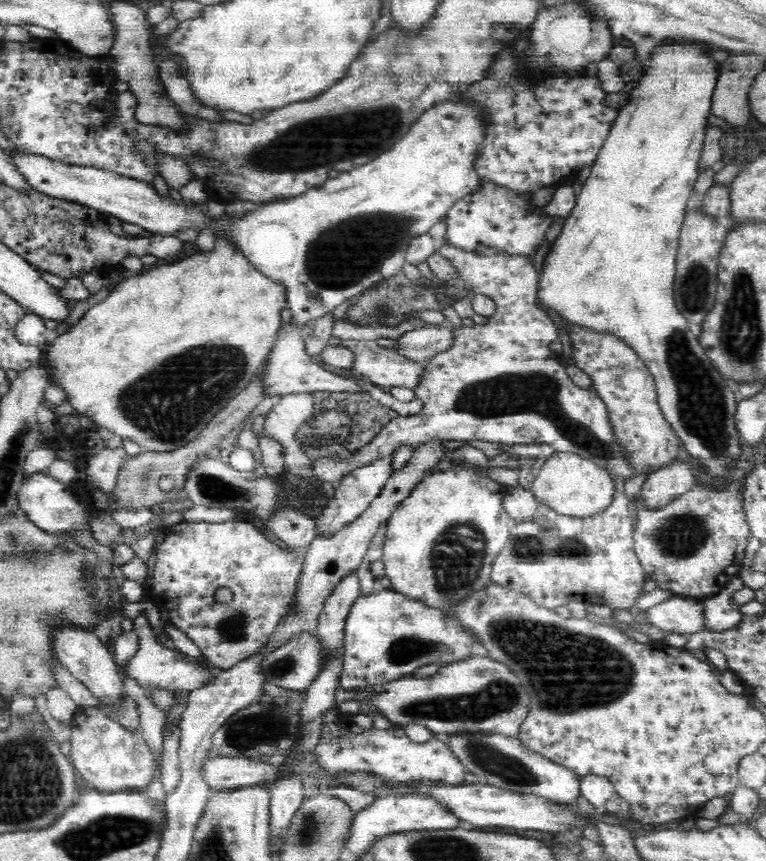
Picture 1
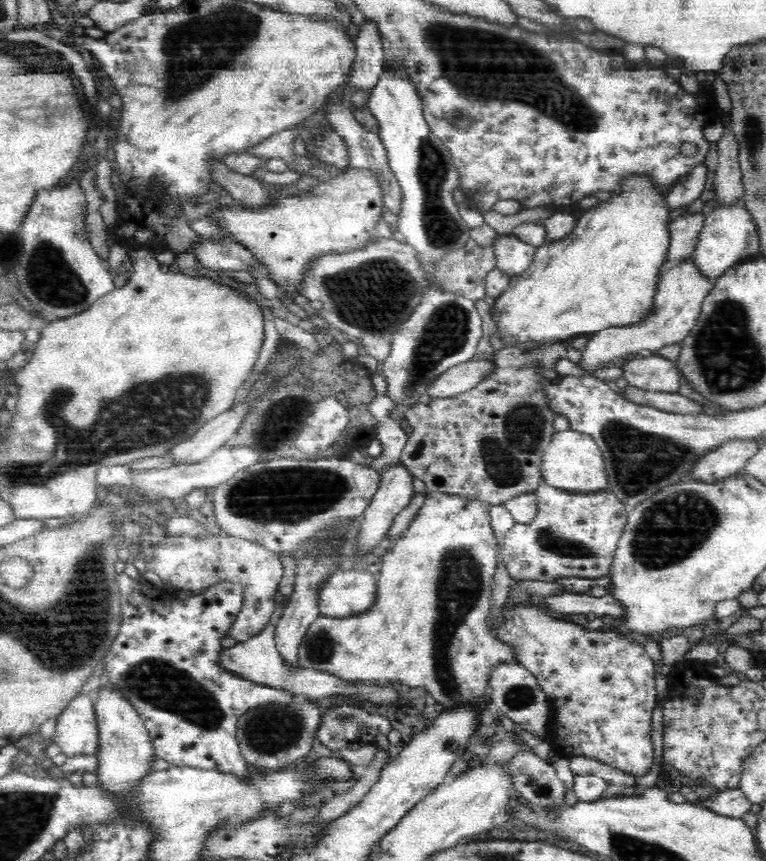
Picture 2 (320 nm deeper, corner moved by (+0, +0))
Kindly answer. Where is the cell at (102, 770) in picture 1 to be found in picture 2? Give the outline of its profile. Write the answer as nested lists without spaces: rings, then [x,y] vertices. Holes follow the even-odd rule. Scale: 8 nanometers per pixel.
[[[78,693],[56,719],[55,743],[66,756],[97,754],[99,730],[94,696]]]

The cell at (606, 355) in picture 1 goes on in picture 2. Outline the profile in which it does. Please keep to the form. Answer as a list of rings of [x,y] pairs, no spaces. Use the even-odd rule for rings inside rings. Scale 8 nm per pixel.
[[[648,353],[648,358],[634,358],[624,366],[625,382],[639,390],[678,393],[681,376],[676,365],[660,354]]]

